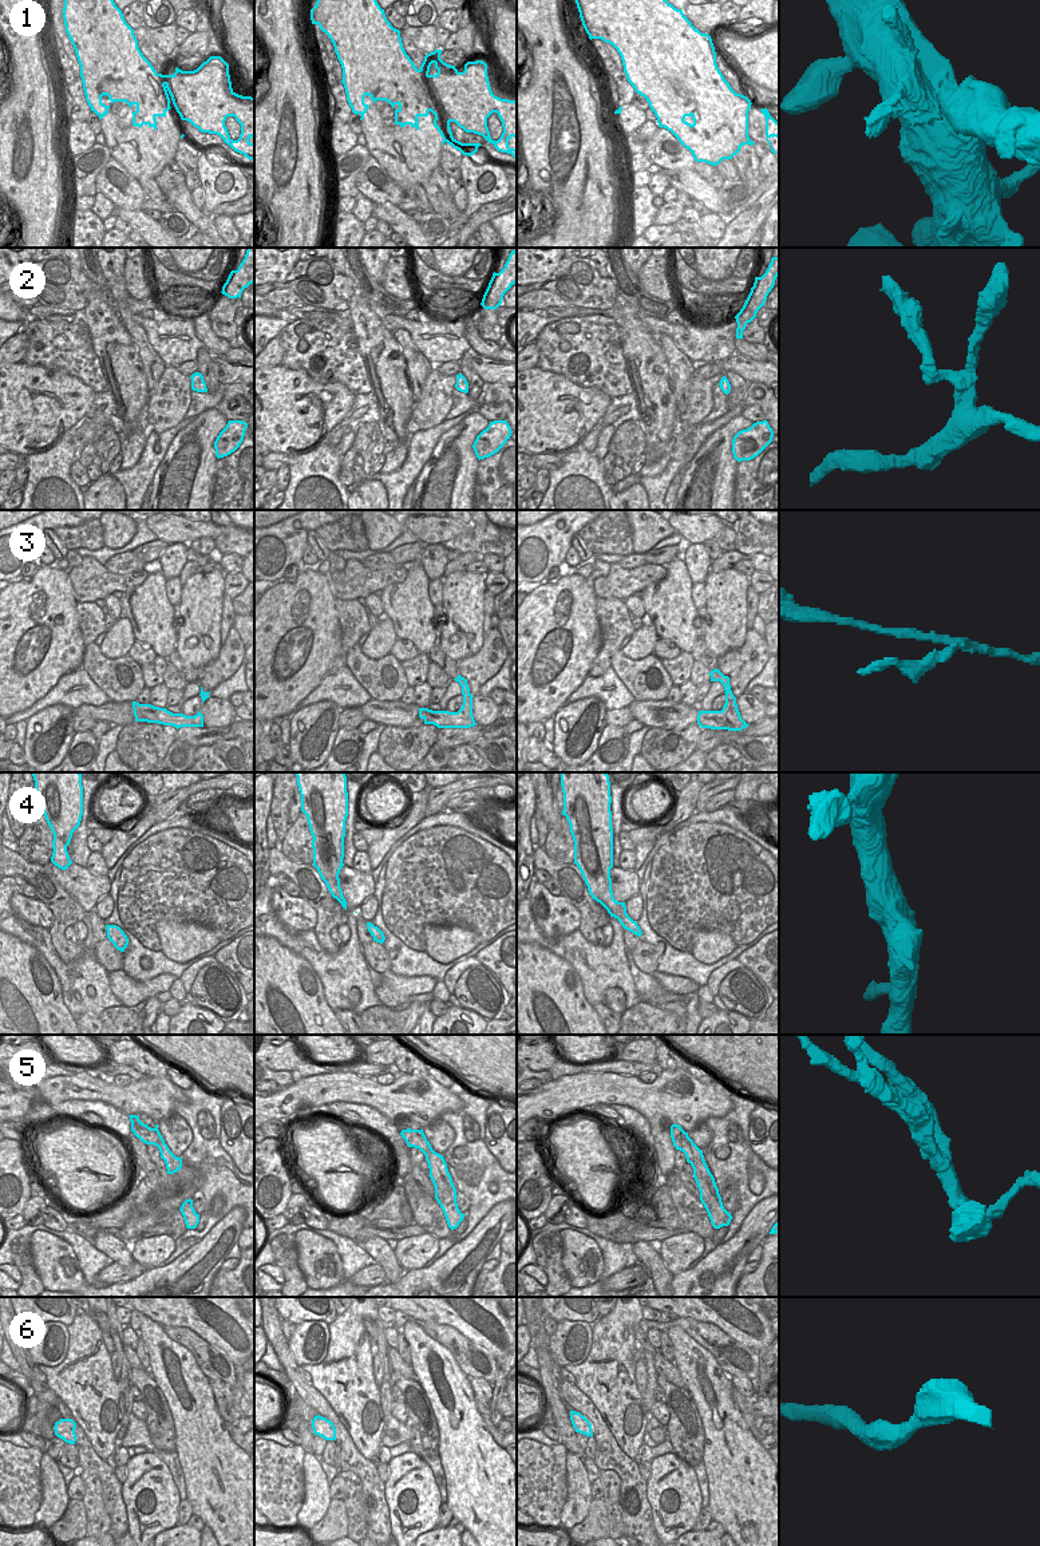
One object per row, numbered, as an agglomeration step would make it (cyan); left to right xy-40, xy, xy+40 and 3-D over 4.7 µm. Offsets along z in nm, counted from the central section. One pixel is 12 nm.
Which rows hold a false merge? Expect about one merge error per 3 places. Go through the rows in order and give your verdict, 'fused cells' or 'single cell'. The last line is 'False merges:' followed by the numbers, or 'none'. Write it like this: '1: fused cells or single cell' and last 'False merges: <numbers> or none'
1: fused cells
2: single cell
3: single cell
4: single cell
5: fused cells
6: single cell
False merges: 1, 5

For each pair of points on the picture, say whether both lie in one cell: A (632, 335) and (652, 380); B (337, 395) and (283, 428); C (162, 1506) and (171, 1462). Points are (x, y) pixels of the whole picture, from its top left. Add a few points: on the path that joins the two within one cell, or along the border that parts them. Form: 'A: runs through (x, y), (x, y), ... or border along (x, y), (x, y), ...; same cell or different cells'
A: runs through (639, 346), (648, 370); same cell
B: runs through (323, 396), (315, 394), (293, 414); same cell
C: border along (147, 1451), (157, 1455), (167, 1467), (181, 1499); different cells

